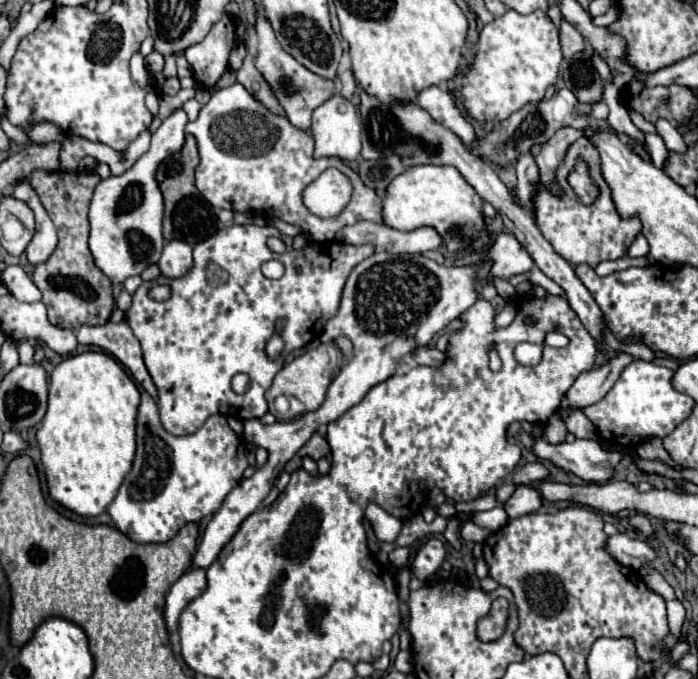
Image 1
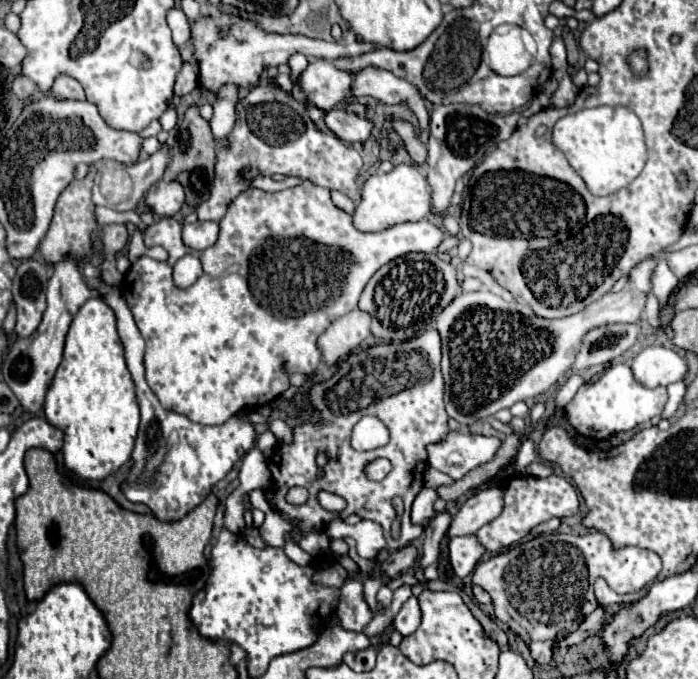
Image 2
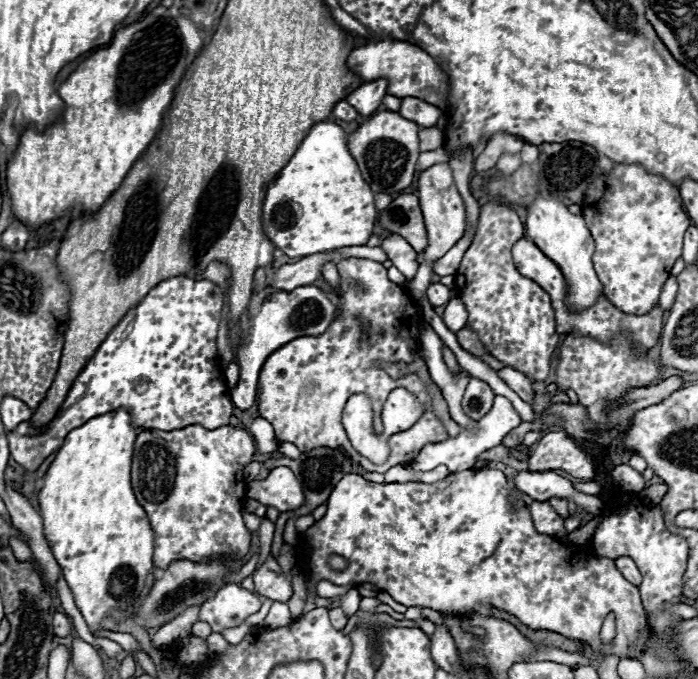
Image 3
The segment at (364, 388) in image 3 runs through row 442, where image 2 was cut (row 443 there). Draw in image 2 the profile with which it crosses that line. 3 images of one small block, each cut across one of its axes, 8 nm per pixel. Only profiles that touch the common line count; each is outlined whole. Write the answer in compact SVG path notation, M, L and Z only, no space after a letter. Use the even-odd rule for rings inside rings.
M434 328L426 330L424 334L416 336L414 340L378 344L374 348L368 348L366 352L352 354L346 362L340 364L340 370L328 382L314 384L312 390L310 390L310 402L314 404L314 408L318 408L322 412L322 422L320 424L310 424L308 422L308 424L298 426L294 430L294 442L290 446L276 448L274 454L272 454L272 460L268 460L272 478L274 478L274 484L276 484L276 490L272 494L272 500L276 502L276 508L280 512L300 520L300 528L304 532L312 532L312 530L320 532L320 530L326 530L326 524L336 520L336 518L344 520L350 514L358 514L360 518L374 520L384 528L384 536L386 536L386 542L388 542L390 550L400 550L406 544L412 544L414 540L418 540L418 536L422 534L422 526L416 526L416 524L410 522L410 506L412 506L416 494L424 486L424 472L428 468L426 446L432 444L432 442L440 442L448 432L448 414L444 410L442 396L444 396L444 380L442 380L442 374L440 374L440 336L438 336L438 332ZM366 414L380 418L390 428L390 444L384 446L384 448L372 450L372 452L356 452L350 446L350 434L352 434L354 424ZM318 452L324 452L328 456L328 460L330 460L324 466L322 476L320 476L320 468L316 466L316 454ZM376 458L388 458L392 462L392 472L380 482L370 480L366 476L366 472L364 472L364 468ZM294 486L304 486L310 492L310 498L308 498L308 502L304 506L292 506L292 504L286 502L286 494L288 494L286 490L294 488ZM320 490L326 490L326 492L342 496L348 502L346 508L342 512L324 510L318 504L318 492ZM394 496L400 496L404 500L404 514L400 518L402 526L400 526L398 540L394 540L392 534L390 534L392 522L396 518L396 510L392 506Z

